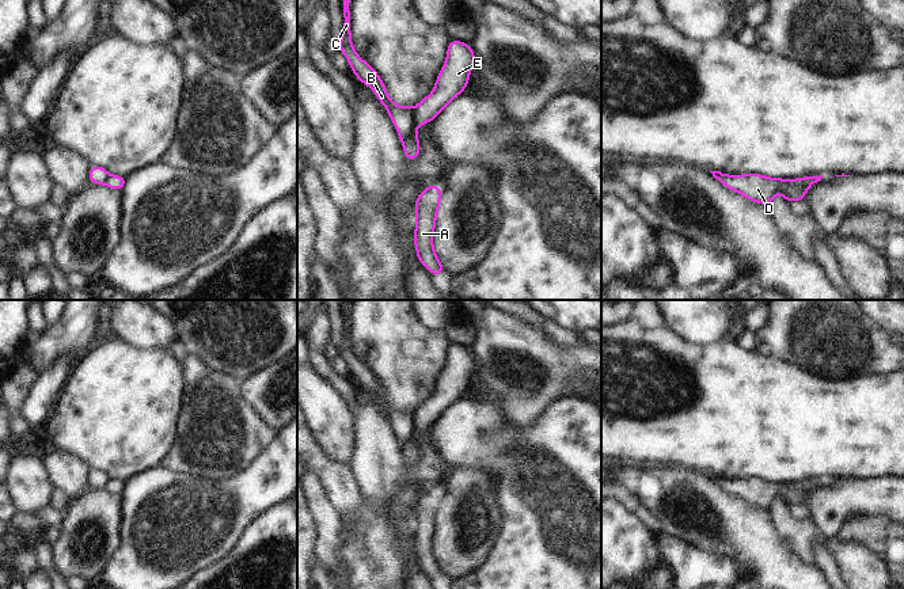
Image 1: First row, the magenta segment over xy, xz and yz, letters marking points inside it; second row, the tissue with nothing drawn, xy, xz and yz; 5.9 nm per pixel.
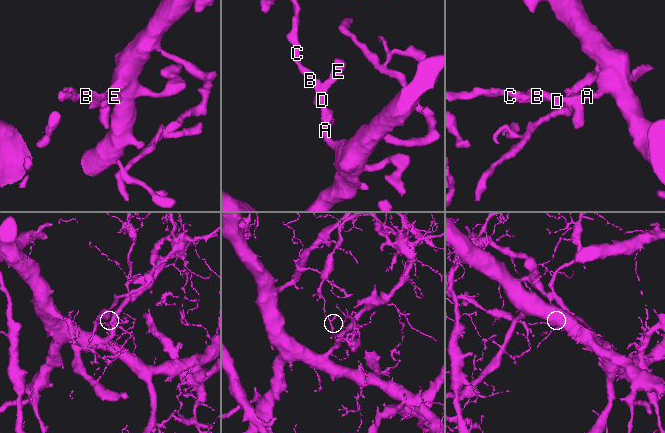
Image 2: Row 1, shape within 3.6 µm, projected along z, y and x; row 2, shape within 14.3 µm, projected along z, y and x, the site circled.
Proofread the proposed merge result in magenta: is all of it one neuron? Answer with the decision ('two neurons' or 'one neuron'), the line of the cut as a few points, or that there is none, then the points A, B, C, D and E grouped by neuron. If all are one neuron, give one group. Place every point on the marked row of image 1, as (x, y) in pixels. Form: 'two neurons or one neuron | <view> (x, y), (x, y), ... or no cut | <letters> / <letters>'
two neurons | xz (414, 107), (413, 126) | A D E / B C

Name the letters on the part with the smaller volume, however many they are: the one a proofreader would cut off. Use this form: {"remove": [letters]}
{"remove": ["B", "C"]}

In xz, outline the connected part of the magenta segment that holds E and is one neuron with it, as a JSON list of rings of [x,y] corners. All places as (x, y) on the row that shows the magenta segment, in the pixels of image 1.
[[[449,39],[447,58],[436,79],[433,91],[414,107],[414,128],[436,119],[441,110],[468,87],[474,65],[475,53],[471,45]]]

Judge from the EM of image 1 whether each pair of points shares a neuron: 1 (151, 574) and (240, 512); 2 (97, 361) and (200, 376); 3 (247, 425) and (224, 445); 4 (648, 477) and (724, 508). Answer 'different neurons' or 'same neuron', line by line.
1: same neuron
2: different neurons
3: same neuron
4: same neuron

